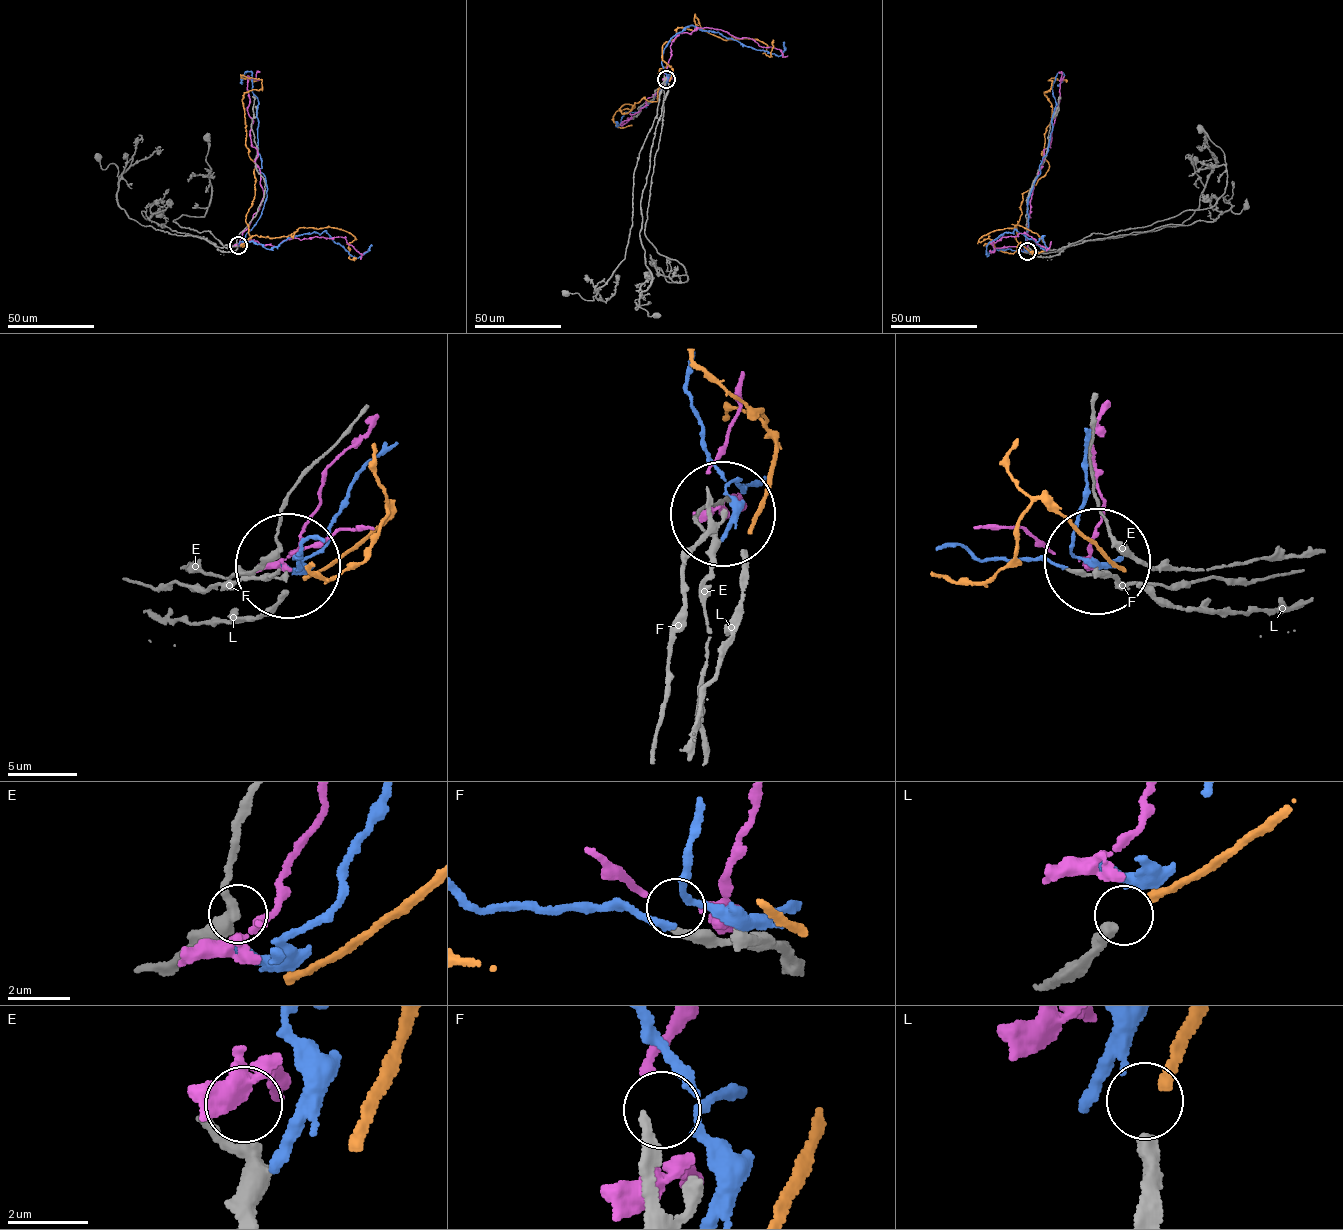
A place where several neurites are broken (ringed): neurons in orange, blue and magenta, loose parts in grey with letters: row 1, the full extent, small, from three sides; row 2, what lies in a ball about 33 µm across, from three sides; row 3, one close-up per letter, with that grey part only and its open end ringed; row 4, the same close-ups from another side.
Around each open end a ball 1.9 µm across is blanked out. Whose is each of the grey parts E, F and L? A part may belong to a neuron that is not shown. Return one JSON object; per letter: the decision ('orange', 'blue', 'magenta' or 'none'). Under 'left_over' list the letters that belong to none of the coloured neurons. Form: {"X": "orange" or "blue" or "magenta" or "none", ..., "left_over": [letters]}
{"E": "none", "F": "none", "L": "none", "left_over": ["E", "F", "L"]}

